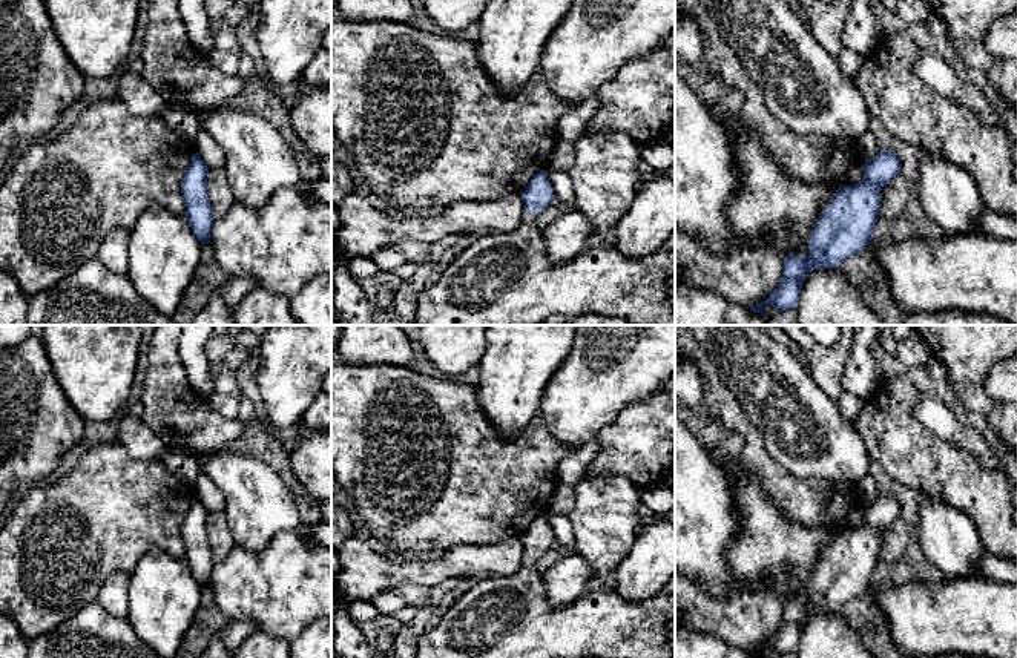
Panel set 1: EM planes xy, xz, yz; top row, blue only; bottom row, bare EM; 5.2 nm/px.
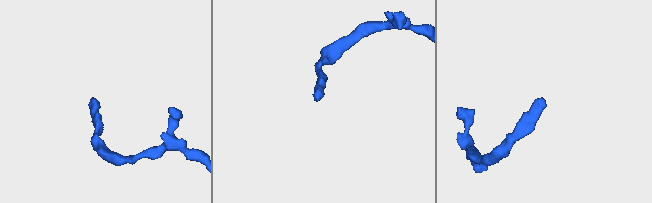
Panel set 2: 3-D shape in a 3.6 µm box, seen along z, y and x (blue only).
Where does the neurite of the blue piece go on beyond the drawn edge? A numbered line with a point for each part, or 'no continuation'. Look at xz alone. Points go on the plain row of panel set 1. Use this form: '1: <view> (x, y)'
1: xz (500, 617)

